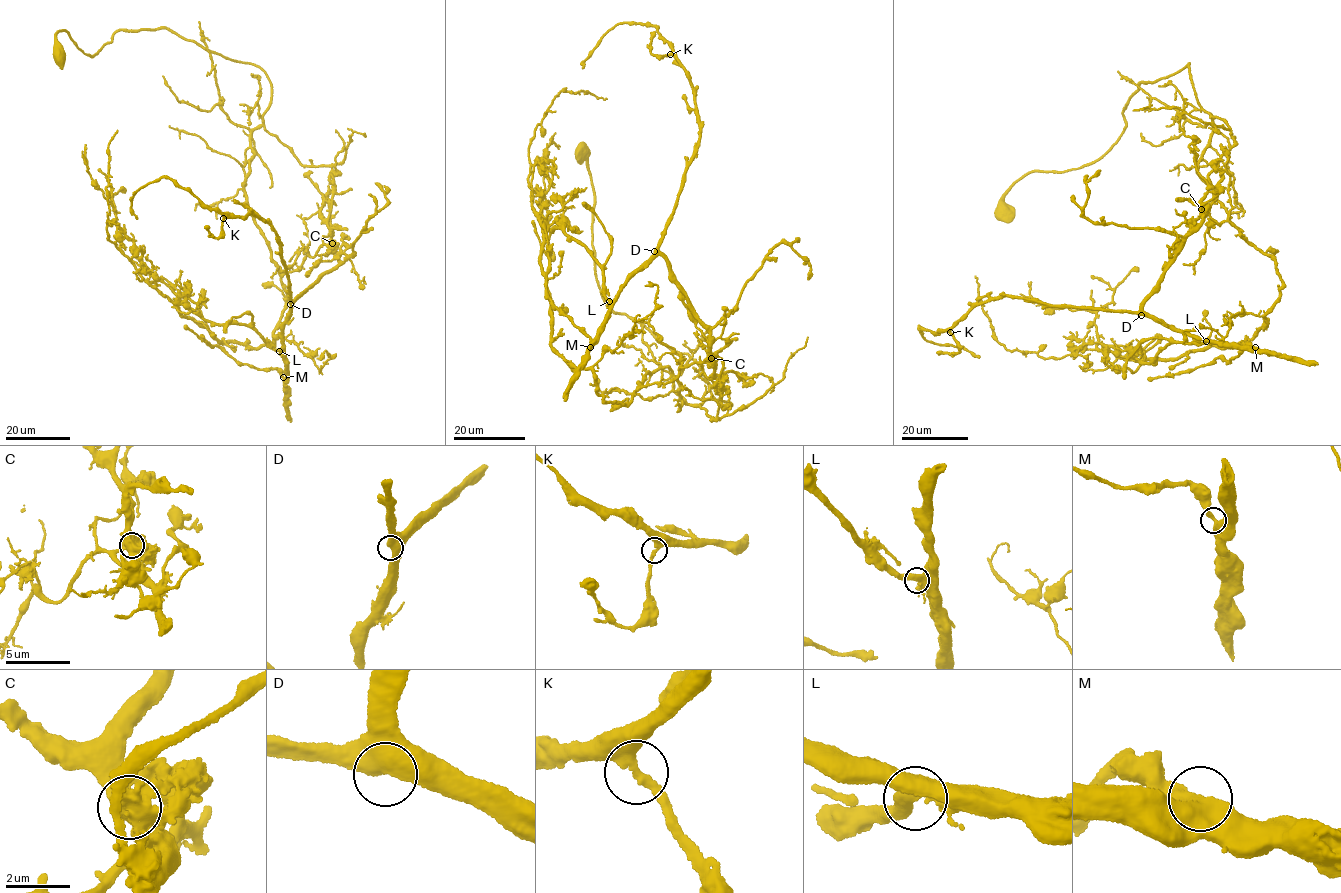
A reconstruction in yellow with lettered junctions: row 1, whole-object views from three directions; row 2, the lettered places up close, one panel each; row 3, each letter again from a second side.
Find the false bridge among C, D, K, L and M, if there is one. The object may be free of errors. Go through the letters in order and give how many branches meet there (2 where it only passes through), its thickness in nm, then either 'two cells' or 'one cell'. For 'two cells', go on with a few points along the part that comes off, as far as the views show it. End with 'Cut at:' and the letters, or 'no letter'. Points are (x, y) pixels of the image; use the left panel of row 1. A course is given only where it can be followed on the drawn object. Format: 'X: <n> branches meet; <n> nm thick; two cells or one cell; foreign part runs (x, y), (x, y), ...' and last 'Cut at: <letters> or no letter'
C: 2 branches meet; 700 nm thick; two cells; foreign part runs (332, 242), (339, 265), (292, 300), (277, 235), (251, 212), (208, 207), (163, 177), (135, 192), (137, 218)
D: 1 branches meet; 750 nm thick; one cell
K: 2 branches meet; 360 nm thick; one cell
L: 2 branches meet; 480 nm thick; one cell
M: 2 branches meet; 480 nm thick; one cell
Cut at: C

